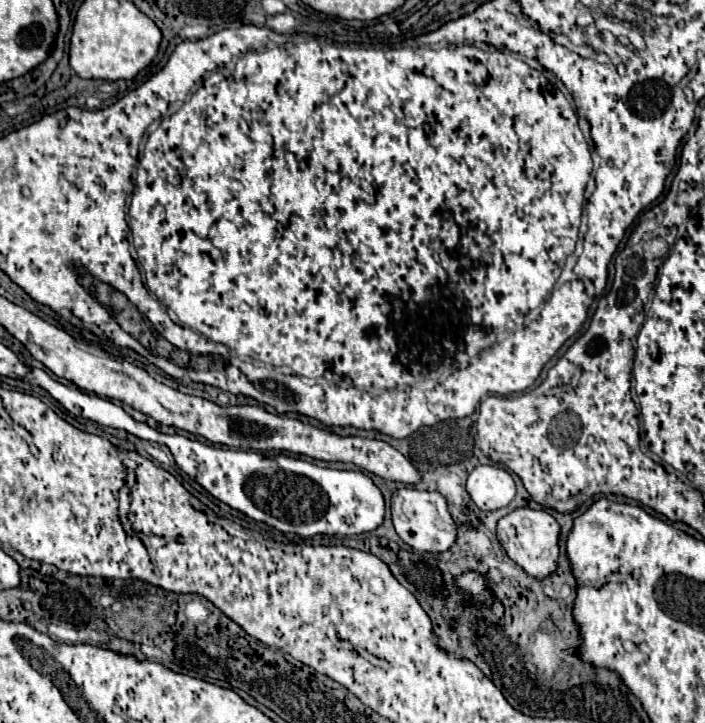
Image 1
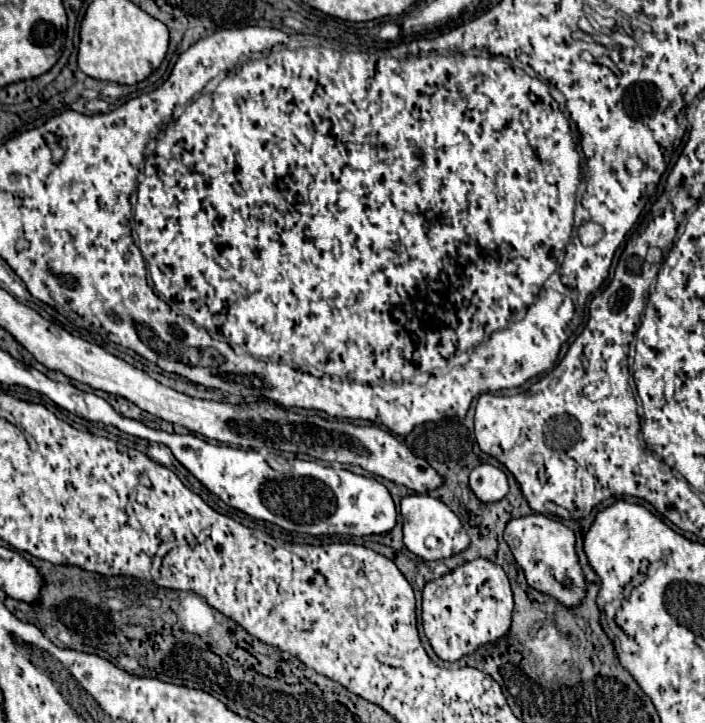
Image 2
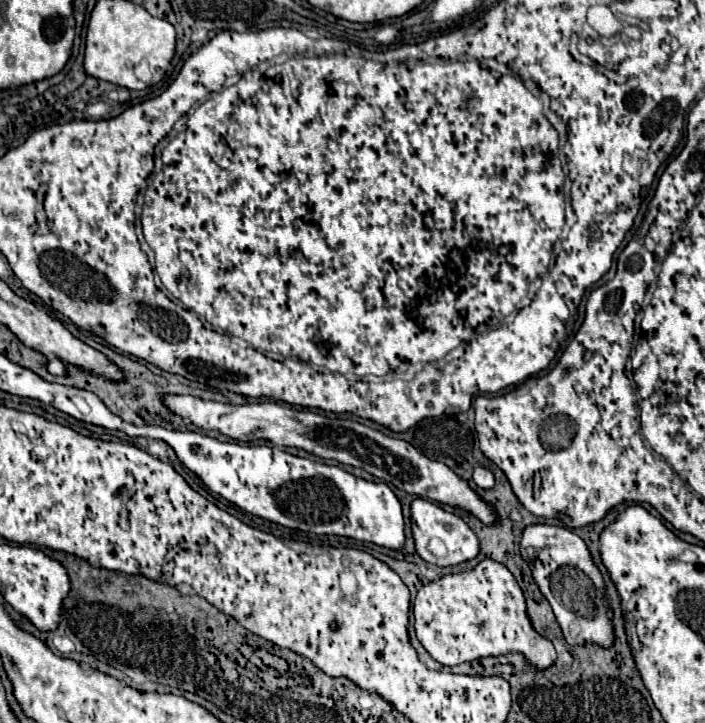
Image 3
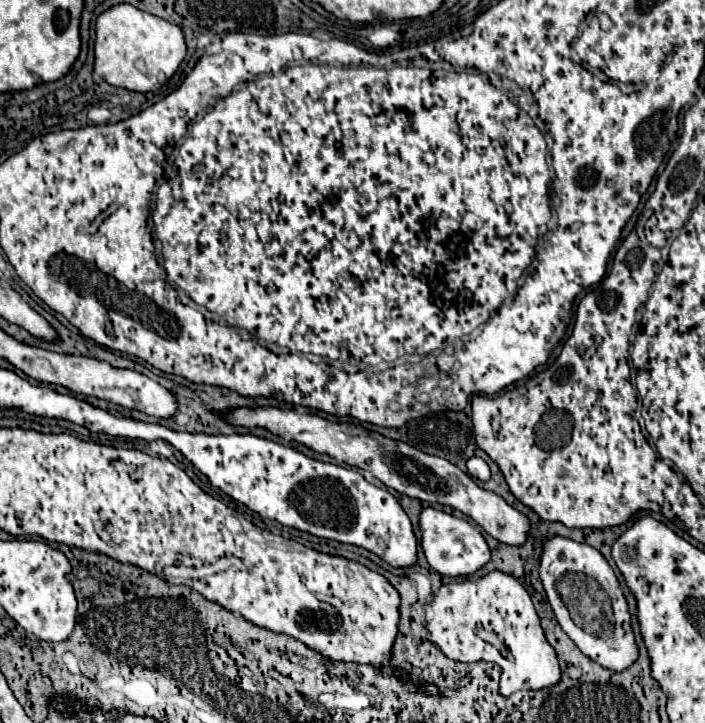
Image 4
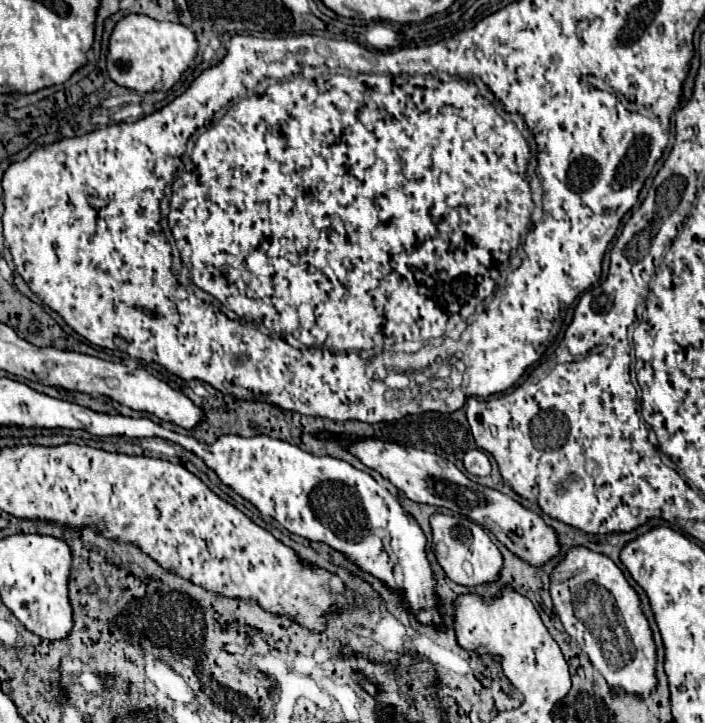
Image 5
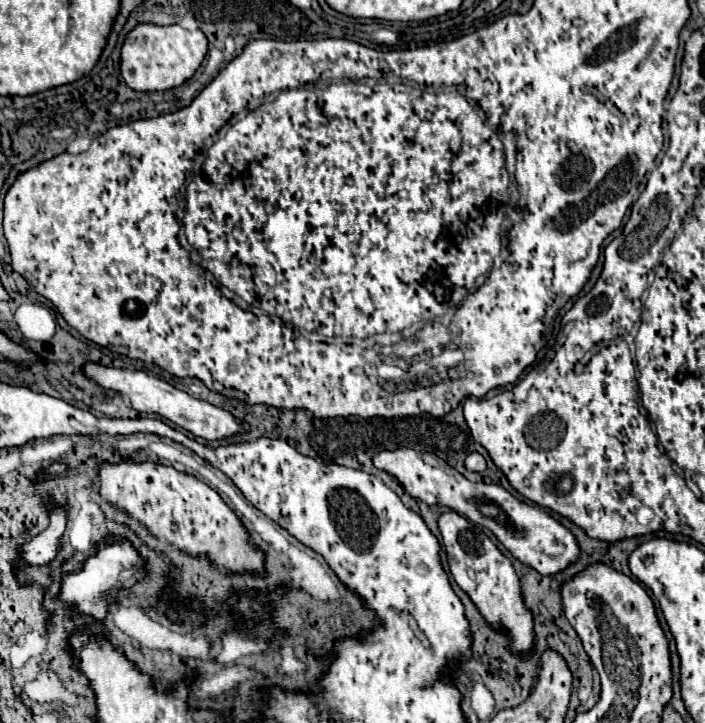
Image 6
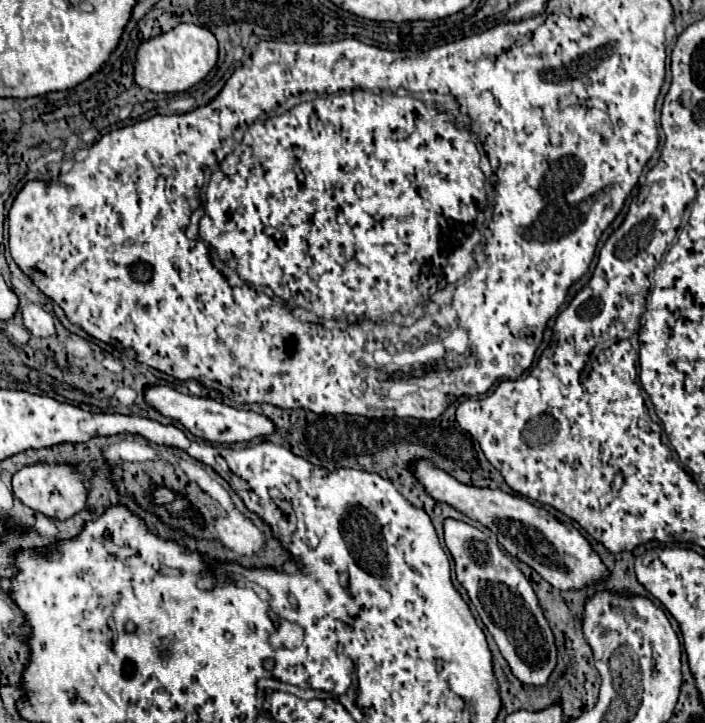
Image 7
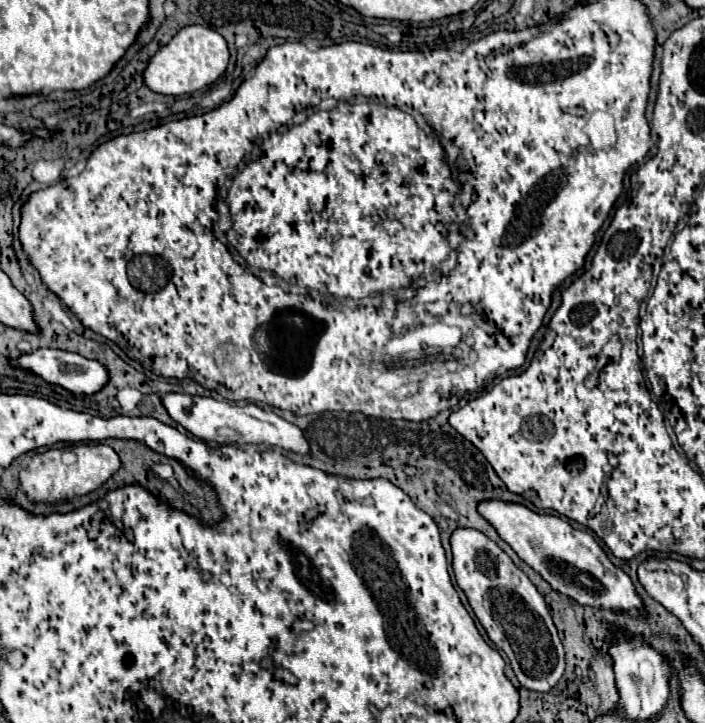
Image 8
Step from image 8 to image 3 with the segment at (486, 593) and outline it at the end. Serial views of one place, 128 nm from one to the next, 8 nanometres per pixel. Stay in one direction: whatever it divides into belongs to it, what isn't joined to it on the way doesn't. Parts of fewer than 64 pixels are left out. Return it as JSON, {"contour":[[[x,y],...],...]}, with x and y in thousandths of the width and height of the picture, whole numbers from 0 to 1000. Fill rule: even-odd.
{"contour":[[[587,689],[584,697],[582,697],[582,716],[584,716],[584,741],[587,741],[587,758],[593,763],[593,769],[610,780],[618,780],[618,783],[644,783],[644,780],[652,780],[652,777],[661,777],[661,775],[670,775],[678,761],[681,761],[681,752],[678,752],[678,744],[675,739],[667,733],[667,728],[647,711],[641,708],[633,708],[627,705],[618,694],[610,694],[610,692],[601,692],[601,689]],[[610,744],[624,744],[633,755],[633,769],[630,772],[618,772],[610,761],[607,761],[607,750]]]}

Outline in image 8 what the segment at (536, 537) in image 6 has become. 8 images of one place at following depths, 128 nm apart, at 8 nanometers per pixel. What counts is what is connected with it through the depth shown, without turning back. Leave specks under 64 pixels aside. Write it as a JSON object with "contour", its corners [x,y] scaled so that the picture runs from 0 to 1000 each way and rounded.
{"contour":[[[684,692],[678,697],[687,714],[706,736],[706,741],[749,780],[755,783],[789,819],[814,827],[826,838],[871,841],[871,844],[908,844],[911,830],[899,816],[891,794],[874,786],[828,733],[814,733],[806,719],[786,711],[763,711],[743,697],[715,692]]]}

